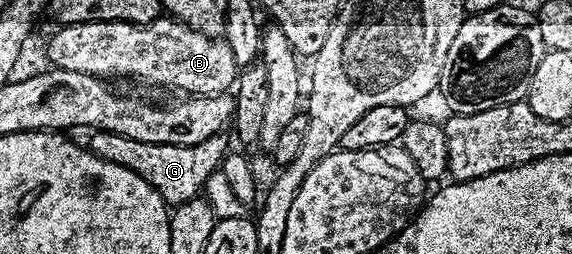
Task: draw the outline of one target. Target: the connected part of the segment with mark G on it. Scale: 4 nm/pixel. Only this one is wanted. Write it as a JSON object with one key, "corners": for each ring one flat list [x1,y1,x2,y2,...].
{"corners":[[96,130,90,136,92,138,89,149,92,154,137,172,137,176,141,176,141,180,148,182,163,197,163,201,172,207,188,202,191,198,200,197,201,191,207,185,209,176,216,173,217,163,225,154,225,147,223,148,222,142,224,139,218,134,209,136,209,140,201,140,201,144,193,144,192,146,178,146,177,144,154,146,153,144,144,144,141,140,129,140,129,136,121,136,117,132,105,132,104,130]]}

